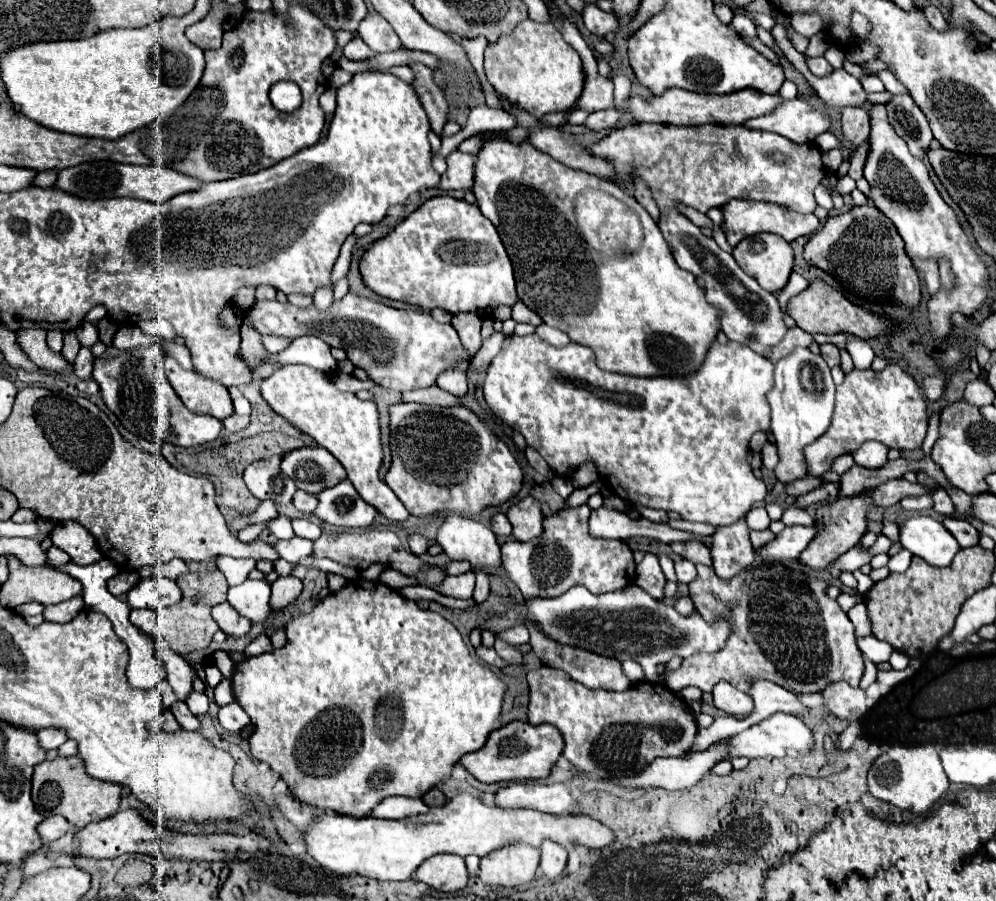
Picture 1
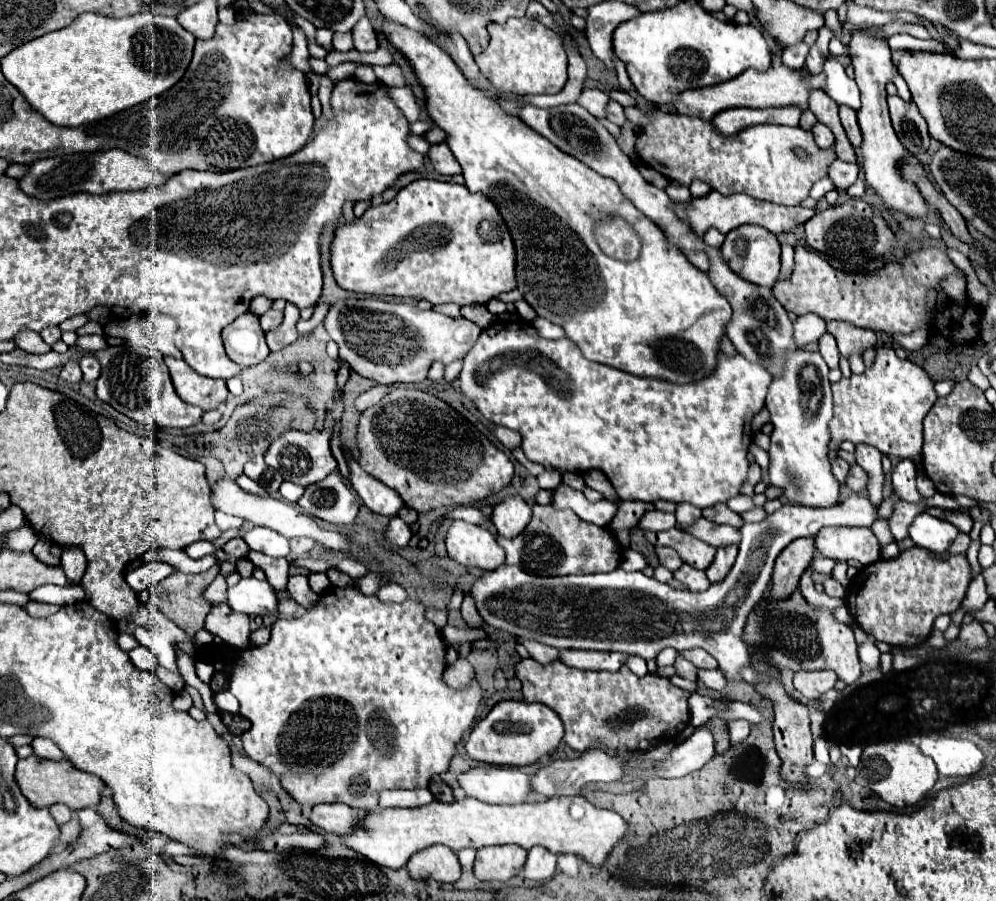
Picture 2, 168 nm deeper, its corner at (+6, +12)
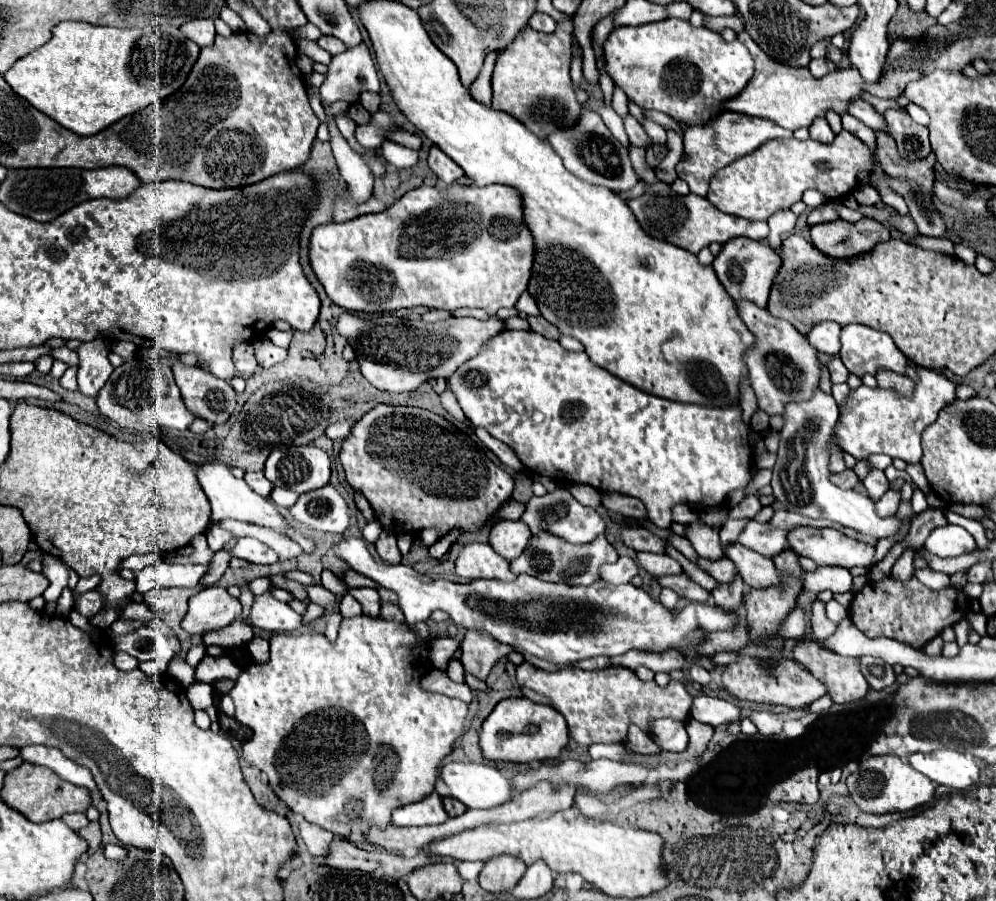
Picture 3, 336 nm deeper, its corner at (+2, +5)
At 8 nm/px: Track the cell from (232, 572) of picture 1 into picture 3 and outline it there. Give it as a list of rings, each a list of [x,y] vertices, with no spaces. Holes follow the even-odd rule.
[[[202,589],[190,599],[190,609],[182,627],[188,633],[222,629],[240,617],[242,605],[226,589]]]

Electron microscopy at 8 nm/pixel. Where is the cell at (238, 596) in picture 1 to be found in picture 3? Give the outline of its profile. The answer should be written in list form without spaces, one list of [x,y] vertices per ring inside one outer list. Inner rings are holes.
[[[262,593],[262,595],[254,597],[248,621],[250,621],[250,625],[268,629],[274,633],[294,631],[302,625],[300,615],[296,611],[292,611],[286,603],[274,599],[270,593]]]

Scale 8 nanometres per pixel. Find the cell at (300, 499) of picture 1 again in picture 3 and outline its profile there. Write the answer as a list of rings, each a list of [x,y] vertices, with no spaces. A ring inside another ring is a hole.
[[[276,487],[276,489],[272,491],[270,499],[272,499],[276,505],[288,509],[288,507],[292,507],[292,505],[298,501],[298,493],[288,491],[288,489],[282,489],[282,487]]]

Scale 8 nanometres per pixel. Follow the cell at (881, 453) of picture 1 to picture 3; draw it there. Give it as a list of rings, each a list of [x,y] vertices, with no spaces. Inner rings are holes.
[[[872,467],[872,469],[868,471],[868,475],[866,475],[866,479],[864,479],[862,483],[864,483],[866,491],[868,491],[868,497],[874,499],[874,501],[880,499],[880,497],[890,489],[884,471],[880,471],[880,469],[876,469],[876,467]]]

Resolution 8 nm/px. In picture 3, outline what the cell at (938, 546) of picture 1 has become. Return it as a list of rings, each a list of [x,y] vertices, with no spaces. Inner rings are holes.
[[[948,523],[928,535],[924,549],[938,557],[958,557],[964,553],[972,553],[976,549],[976,541],[966,529]]]

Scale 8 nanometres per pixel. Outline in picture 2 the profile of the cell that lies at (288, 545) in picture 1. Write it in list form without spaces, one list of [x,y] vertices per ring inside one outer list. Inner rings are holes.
[[[252,528],[242,538],[250,546],[250,550],[258,550],[268,556],[288,556],[290,552],[288,540],[278,532],[272,532],[270,528]]]

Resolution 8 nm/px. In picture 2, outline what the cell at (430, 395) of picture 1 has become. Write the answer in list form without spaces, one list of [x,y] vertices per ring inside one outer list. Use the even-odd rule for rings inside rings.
[[[374,386],[374,388],[370,388],[368,392],[364,392],[364,394],[360,394],[358,398],[356,398],[356,410],[360,412],[360,410],[366,410],[366,408],[370,408],[370,406],[374,406],[384,394],[388,394],[390,390],[392,390],[394,386]]]

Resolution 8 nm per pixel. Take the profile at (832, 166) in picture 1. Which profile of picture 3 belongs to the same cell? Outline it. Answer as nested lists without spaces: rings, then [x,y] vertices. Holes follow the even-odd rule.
[[[816,119],[812,125],[810,125],[810,137],[814,141],[820,141],[820,143],[832,143],[834,141],[834,133],[830,129],[830,125],[826,123],[826,119]]]

